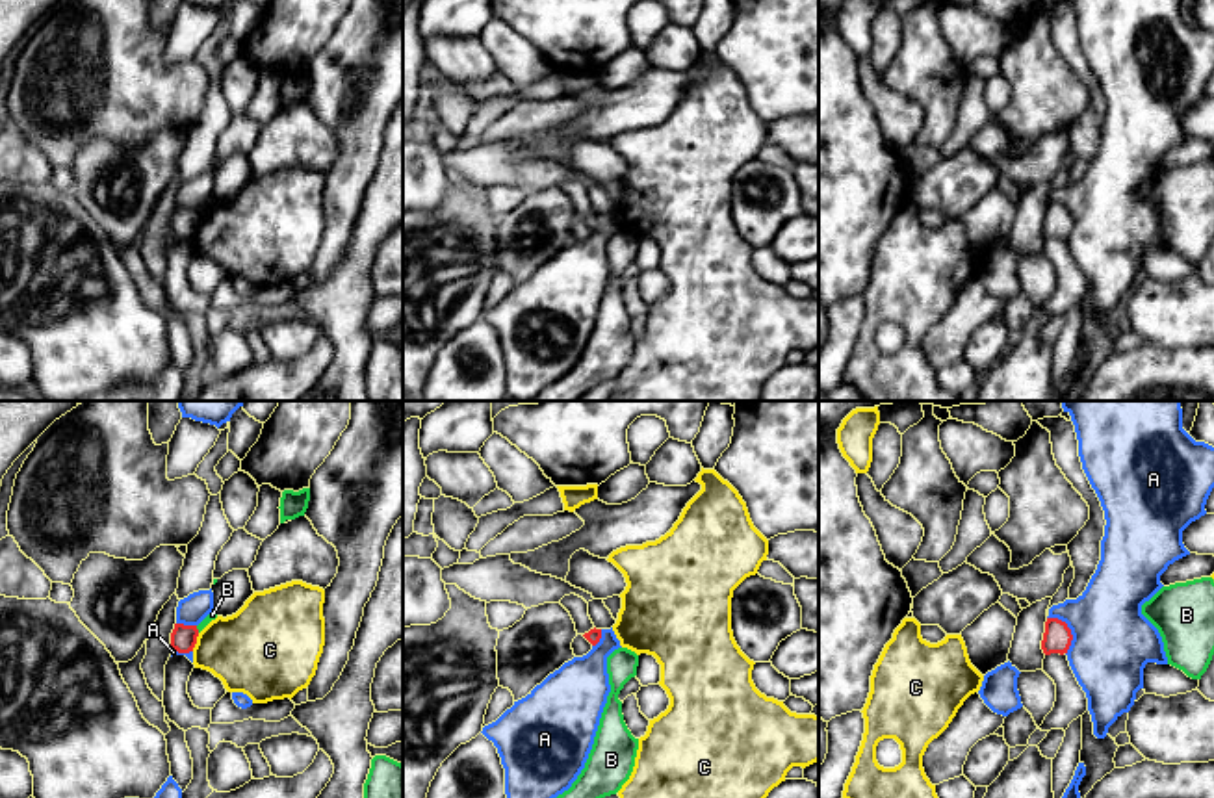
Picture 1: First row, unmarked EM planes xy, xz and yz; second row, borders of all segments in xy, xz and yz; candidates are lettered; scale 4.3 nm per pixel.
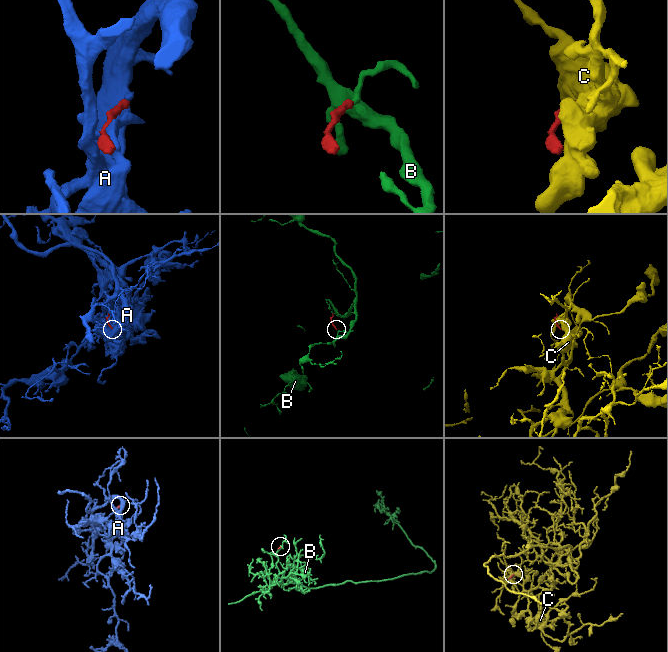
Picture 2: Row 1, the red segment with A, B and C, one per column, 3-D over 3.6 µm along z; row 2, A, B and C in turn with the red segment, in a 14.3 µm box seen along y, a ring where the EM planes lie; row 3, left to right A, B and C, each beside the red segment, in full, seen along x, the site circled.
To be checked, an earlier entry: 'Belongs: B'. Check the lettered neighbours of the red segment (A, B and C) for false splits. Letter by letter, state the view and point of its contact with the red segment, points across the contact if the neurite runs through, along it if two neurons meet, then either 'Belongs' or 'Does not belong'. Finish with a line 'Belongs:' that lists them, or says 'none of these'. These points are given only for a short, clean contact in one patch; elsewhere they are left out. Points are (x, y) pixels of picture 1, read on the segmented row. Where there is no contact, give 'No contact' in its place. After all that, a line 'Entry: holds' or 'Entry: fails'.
A: Touches red at yz (1070, 630). Does not belong
B: Touches red at xy (197, 630). Boundary: xy (195, 626), (199, 631). Does not belong
C: Touches red at xy (195, 643). Boundary: xy (199, 633), (192, 650). Does not belong
Belongs: none of these
Entry: fails

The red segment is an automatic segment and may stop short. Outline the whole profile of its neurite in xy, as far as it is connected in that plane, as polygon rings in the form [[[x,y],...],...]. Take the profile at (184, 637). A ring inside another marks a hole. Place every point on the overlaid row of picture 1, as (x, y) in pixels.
[[[174,624],[174,629],[171,633],[171,648],[178,653],[189,653],[197,644],[197,637],[197,625]]]

